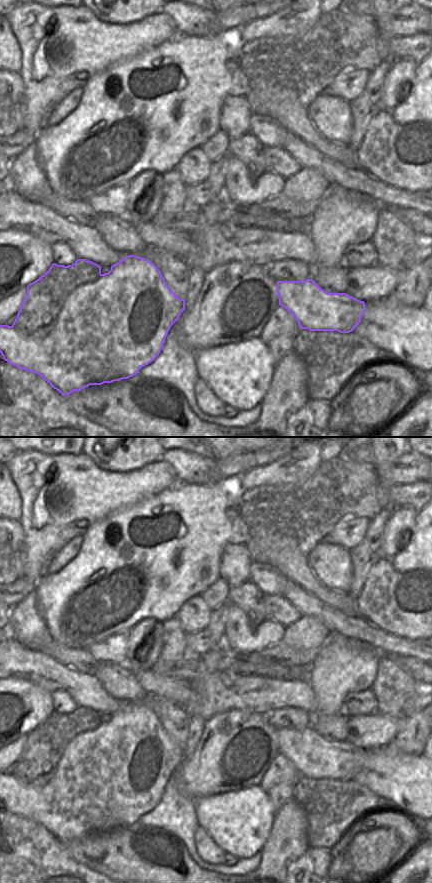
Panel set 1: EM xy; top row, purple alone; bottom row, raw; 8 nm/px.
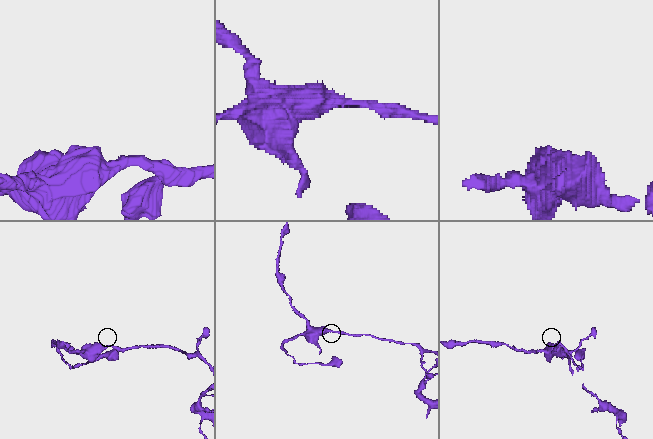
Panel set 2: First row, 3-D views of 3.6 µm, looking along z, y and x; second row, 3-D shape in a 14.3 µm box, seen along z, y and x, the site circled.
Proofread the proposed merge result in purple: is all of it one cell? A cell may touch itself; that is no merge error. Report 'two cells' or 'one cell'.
two cells

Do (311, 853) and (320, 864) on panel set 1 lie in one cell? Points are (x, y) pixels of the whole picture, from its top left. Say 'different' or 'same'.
same

